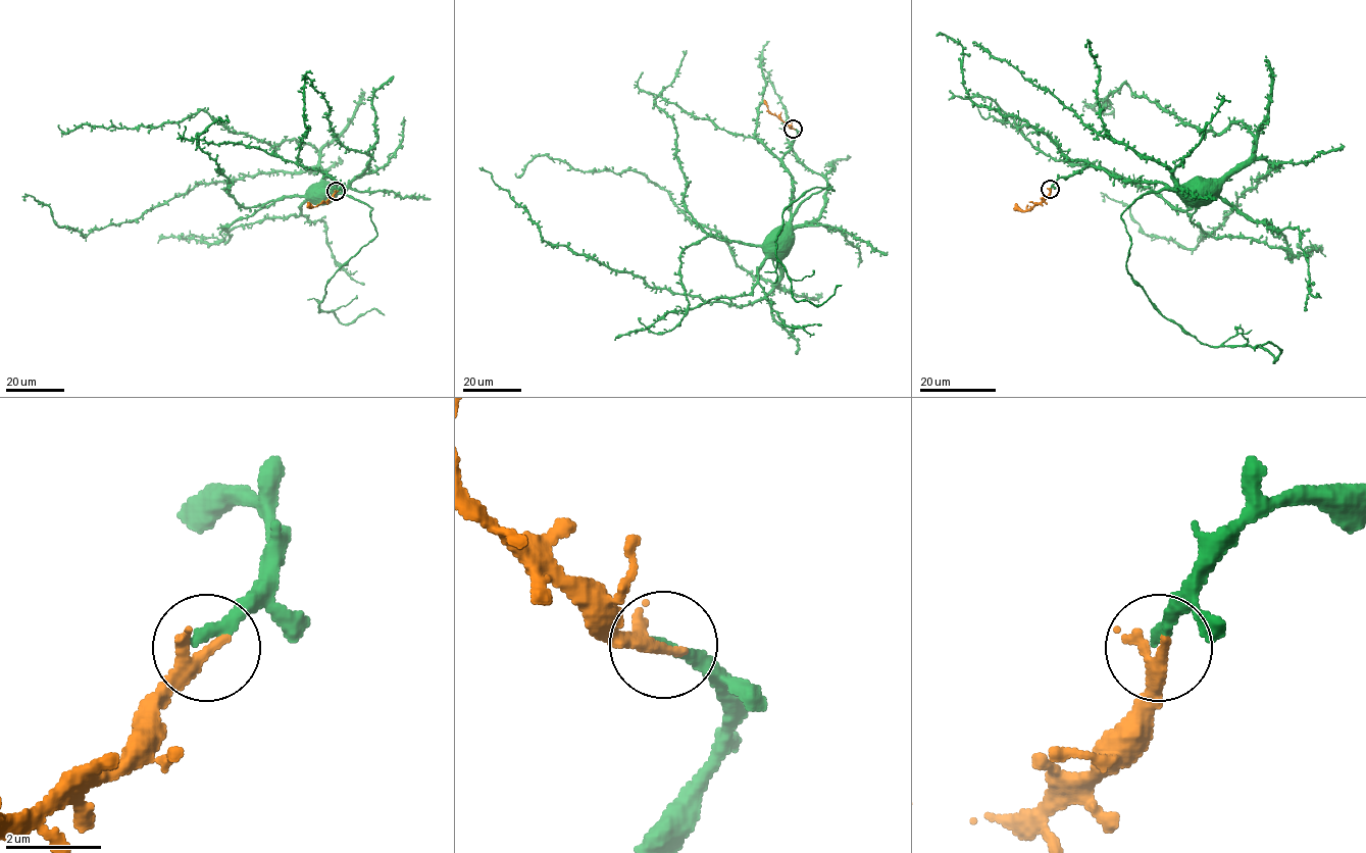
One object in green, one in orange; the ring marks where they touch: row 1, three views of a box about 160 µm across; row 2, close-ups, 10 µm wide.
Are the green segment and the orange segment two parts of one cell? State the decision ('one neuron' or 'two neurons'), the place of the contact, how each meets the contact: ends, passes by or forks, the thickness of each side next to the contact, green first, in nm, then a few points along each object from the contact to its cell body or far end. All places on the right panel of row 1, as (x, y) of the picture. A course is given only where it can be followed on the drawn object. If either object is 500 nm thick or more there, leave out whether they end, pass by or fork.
one neuron; at (1050, 189); green ends there; orange ends there; 280 nm thick on the green side, 340 nm on the other; green runs (1051, 189), (1057, 180), (1089, 165), (1101, 166), (1126, 181), (1187, 186); orange runs (1051, 190), (1032, 208), (1013, 208)

